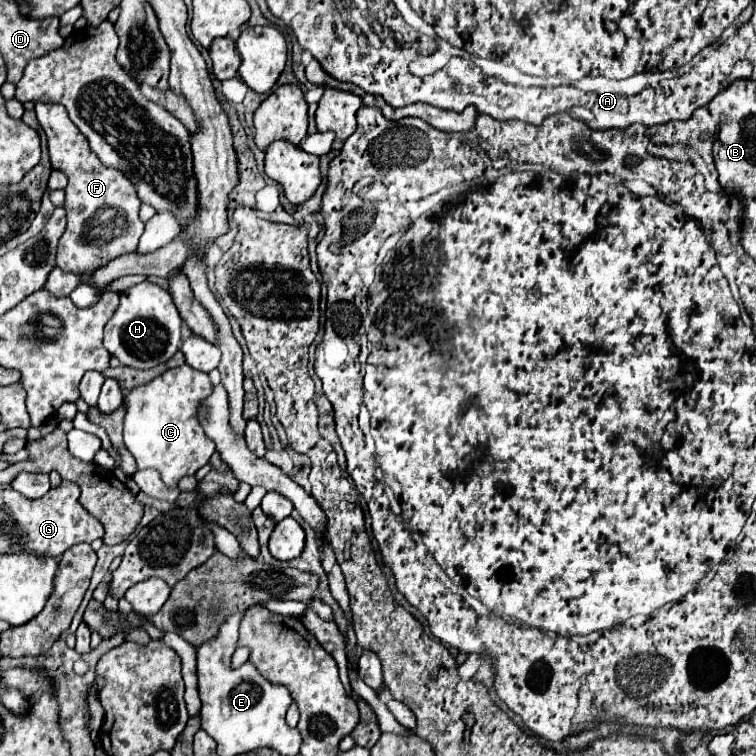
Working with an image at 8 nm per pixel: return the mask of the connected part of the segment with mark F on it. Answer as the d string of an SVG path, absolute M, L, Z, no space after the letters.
M35 104L37 120L47 136L51 166L65 172L69 184L65 188L67 230L59 238L55 264L65 272L93 272L109 260L135 252L139 236L143 234L143 222L139 220L139 198L135 186L119 170L103 166L95 152L87 146L87 138L75 130L67 110L59 104Z

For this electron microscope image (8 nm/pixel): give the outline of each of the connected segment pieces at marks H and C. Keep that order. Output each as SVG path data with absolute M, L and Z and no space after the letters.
M141 282L121 292L121 304L105 326L103 344L123 366L145 370L157 364L165 364L179 350L181 338L183 320L177 312L177 306L173 304L171 294L157 284Z
M183 364L169 368L165 374L141 384L133 390L123 390L127 414L123 426L123 440L129 452L135 456L139 468L153 468L161 474L165 486L177 486L183 476L195 474L205 466L215 452L215 444L203 432L197 420L199 402L211 392L213 384L205 372Z

